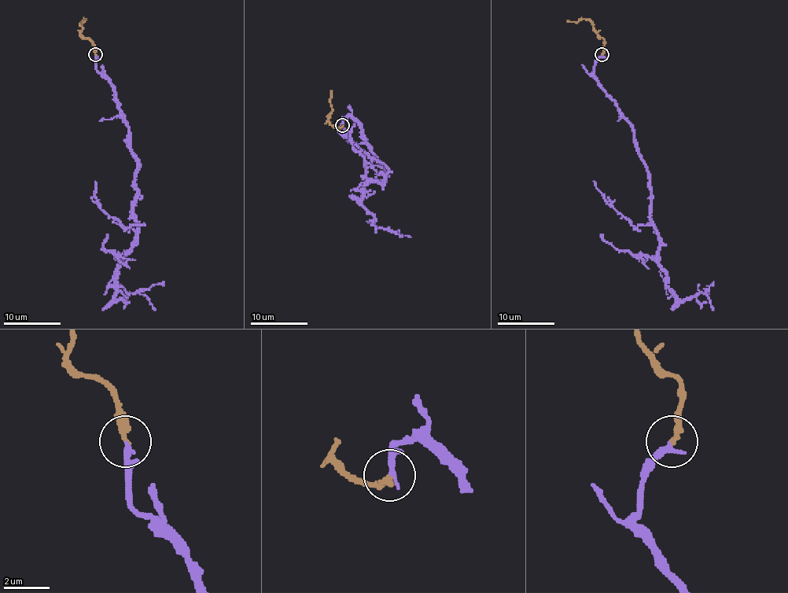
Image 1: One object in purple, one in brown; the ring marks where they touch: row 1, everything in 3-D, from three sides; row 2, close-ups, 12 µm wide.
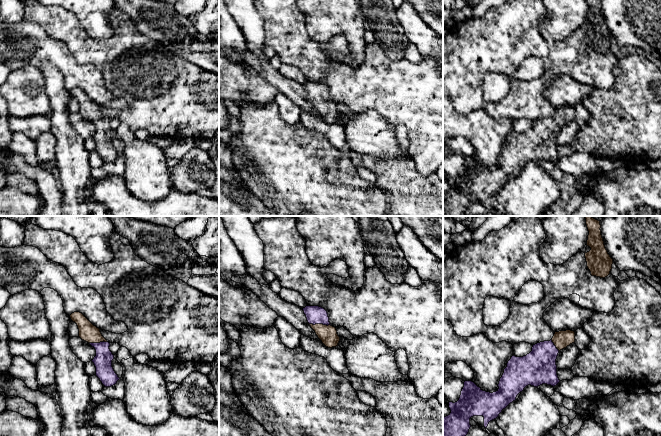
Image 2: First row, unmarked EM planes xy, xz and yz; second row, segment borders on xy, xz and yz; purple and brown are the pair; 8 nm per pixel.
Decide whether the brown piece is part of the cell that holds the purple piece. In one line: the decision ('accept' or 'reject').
accept

